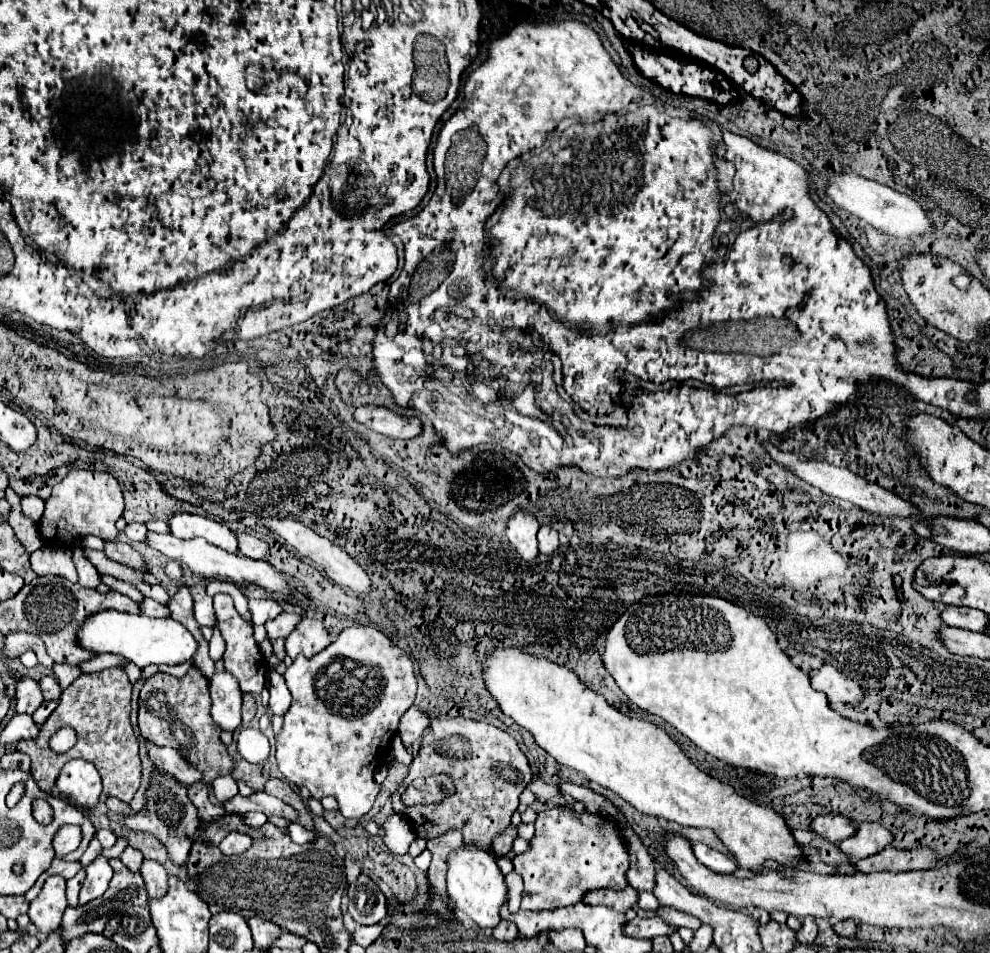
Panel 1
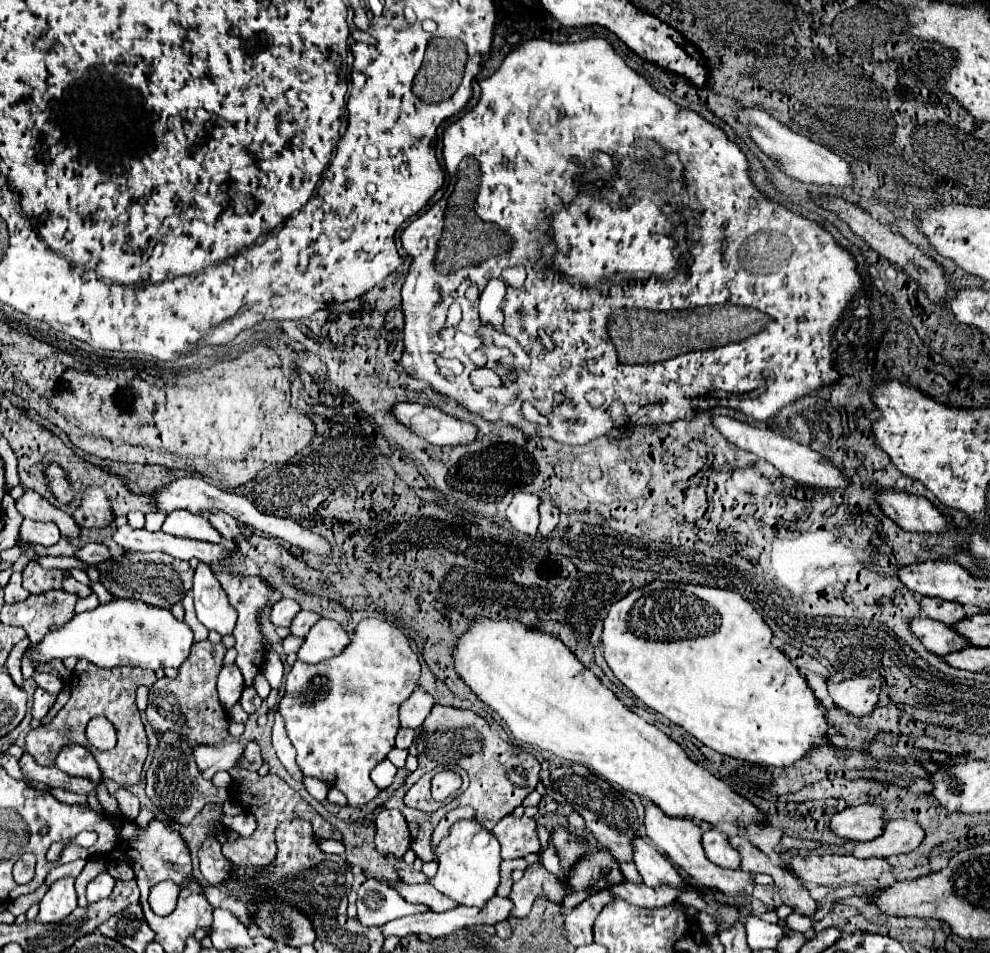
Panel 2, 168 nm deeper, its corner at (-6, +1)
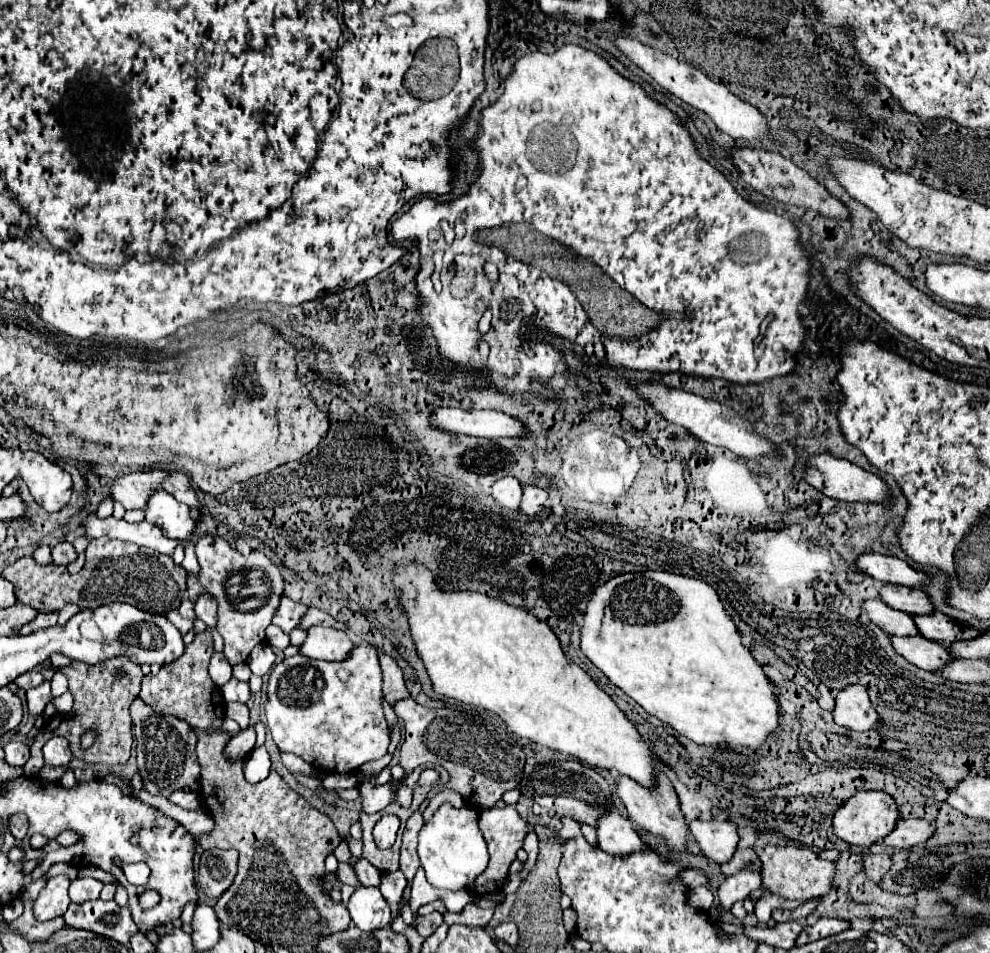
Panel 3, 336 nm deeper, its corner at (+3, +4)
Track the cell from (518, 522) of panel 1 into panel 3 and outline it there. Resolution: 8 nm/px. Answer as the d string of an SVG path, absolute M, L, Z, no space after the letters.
M504 476L492 484L492 496L502 508L518 512L520 498L522 498L522 486L514 476Z

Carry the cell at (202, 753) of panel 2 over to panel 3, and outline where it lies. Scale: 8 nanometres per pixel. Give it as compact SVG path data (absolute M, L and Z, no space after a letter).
M248 726L246 730L232 736L230 746L226 746L226 756L242 760L254 748L254 744L256 744L256 730L254 730L254 726Z

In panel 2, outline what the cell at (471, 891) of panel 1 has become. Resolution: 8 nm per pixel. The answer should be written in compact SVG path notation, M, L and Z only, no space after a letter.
M461 821L455 823L451 833L439 843L437 847L437 859L439 859L439 871L433 879L428 879L422 871L414 871L413 865L408 865L403 860L392 858L397 872L407 884L430 883L447 895L449 899L457 901L459 905L467 907L485 907L491 897L497 895L499 887L499 865L501 865L501 855L499 855L499 841L491 831L487 831L483 825L477 821Z

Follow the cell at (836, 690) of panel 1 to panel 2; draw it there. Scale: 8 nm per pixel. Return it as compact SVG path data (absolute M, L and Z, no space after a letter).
M853 677L841 683L829 683L827 691L829 691L829 697L841 709L849 711L855 717L863 717L863 715L869 715L877 705L881 683L869 677Z

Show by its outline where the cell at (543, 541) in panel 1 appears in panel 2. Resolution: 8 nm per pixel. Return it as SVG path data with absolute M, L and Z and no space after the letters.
M543 501L539 507L539 513L541 513L539 533L541 537L549 537L551 531L559 525L559 509L555 509L555 505L551 505L549 501Z

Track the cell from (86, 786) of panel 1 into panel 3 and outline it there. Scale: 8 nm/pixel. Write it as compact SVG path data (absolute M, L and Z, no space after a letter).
M60 736L50 738L50 740L44 744L42 752L44 752L46 764L50 764L50 766L66 766L66 764L72 760L70 746L68 746L66 738L60 738Z

